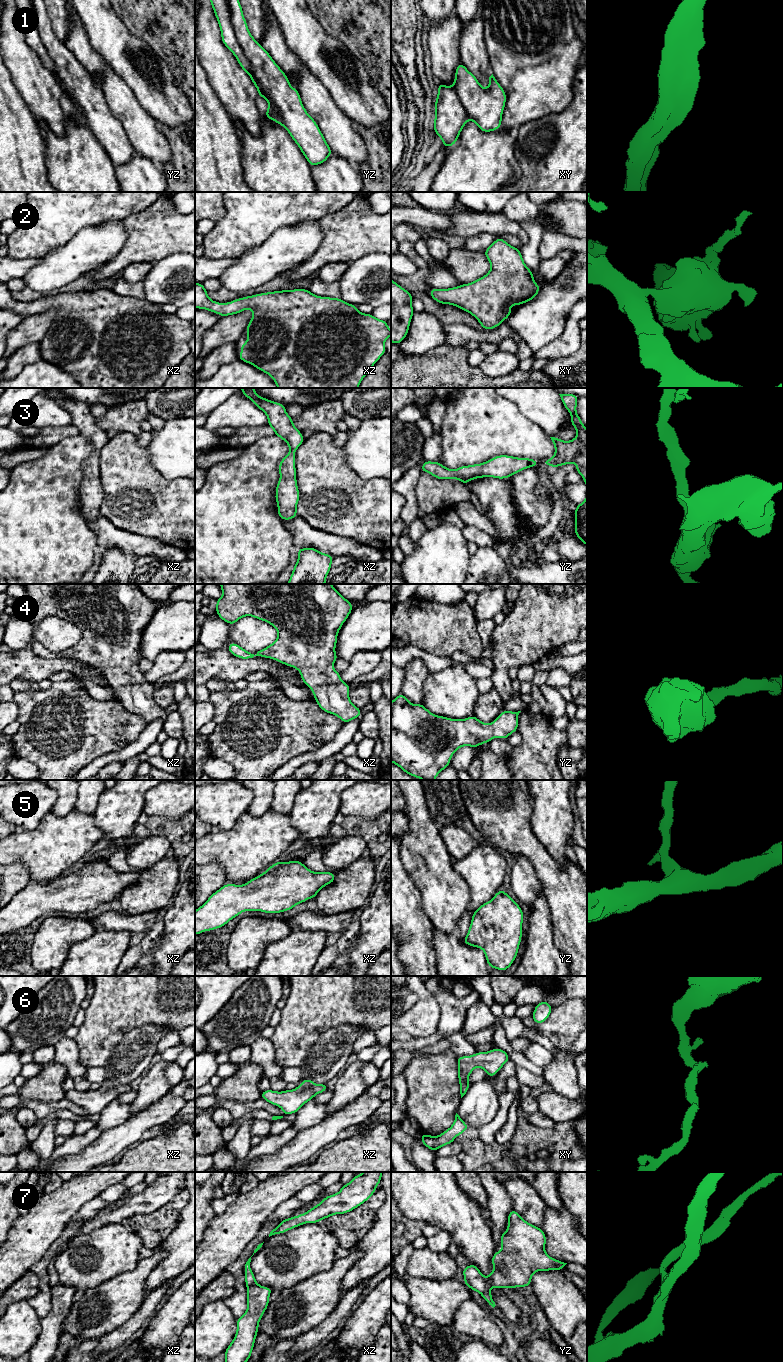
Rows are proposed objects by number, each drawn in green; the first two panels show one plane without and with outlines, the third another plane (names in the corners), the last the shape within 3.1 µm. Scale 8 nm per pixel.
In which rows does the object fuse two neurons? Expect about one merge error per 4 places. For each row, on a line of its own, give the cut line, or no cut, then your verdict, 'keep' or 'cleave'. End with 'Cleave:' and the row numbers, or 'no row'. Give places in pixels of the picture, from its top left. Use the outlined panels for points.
1: yz (226, 0), (251, 75), (284, 126) | cleave
2: no cut | keep
3: no cut | keep
4: no cut | keep
5: no cut | keep
6: no cut | keep
7: no cut | keep
Cleave: 1

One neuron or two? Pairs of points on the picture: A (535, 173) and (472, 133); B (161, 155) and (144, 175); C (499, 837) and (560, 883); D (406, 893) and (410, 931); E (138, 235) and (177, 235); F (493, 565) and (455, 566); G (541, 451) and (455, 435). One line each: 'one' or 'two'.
A: two
B: two
C: one
D: one
E: one
F: two
G: one

